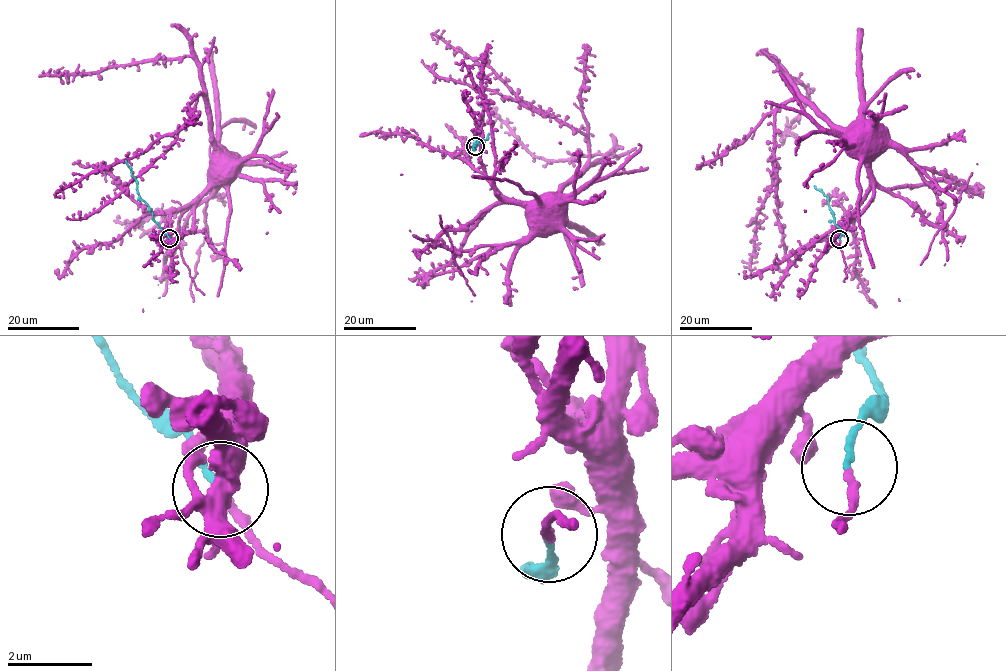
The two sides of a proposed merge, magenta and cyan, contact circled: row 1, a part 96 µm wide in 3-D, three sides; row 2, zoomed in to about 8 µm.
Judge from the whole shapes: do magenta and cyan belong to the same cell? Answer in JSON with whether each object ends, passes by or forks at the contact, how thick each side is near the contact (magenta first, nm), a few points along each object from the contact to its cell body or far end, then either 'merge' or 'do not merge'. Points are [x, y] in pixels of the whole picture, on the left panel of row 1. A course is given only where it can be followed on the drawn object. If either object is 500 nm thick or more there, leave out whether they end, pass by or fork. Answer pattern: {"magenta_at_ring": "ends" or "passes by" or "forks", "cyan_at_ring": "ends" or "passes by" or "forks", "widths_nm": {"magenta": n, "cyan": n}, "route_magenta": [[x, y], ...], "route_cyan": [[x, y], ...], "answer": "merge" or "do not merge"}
{"magenta_at_ring": "passes by", "cyan_at_ring": "ends", "widths_nm": {"magenta": 130, "cyan": 130}, "route_magenta": [[170, 238], [173, 212], [208, 185], [213, 166], [212, 123], [200, 93], [184, 125], [54, 195], [60, 196]], "route_cyan": [[169, 238], [140, 197], [137, 181], [125, 159]], "answer": "merge"}

